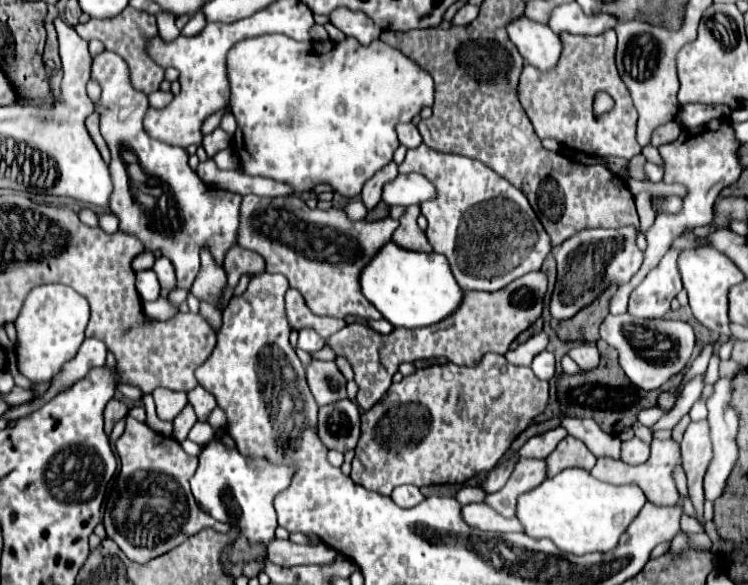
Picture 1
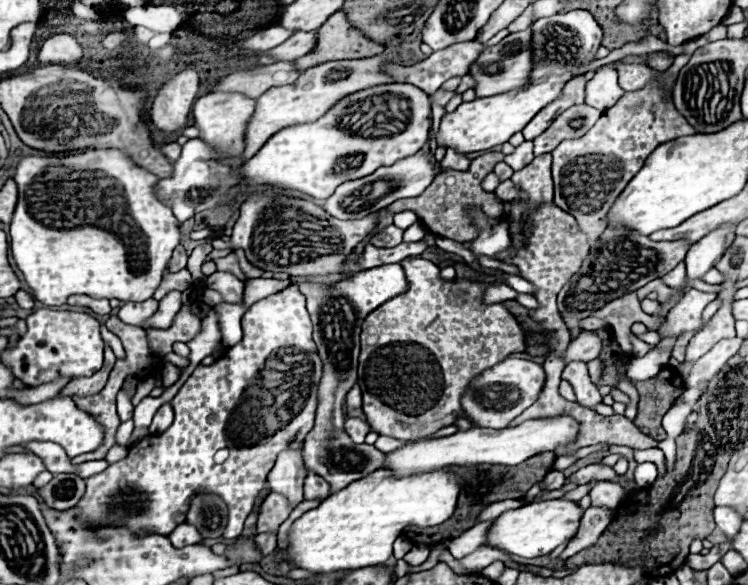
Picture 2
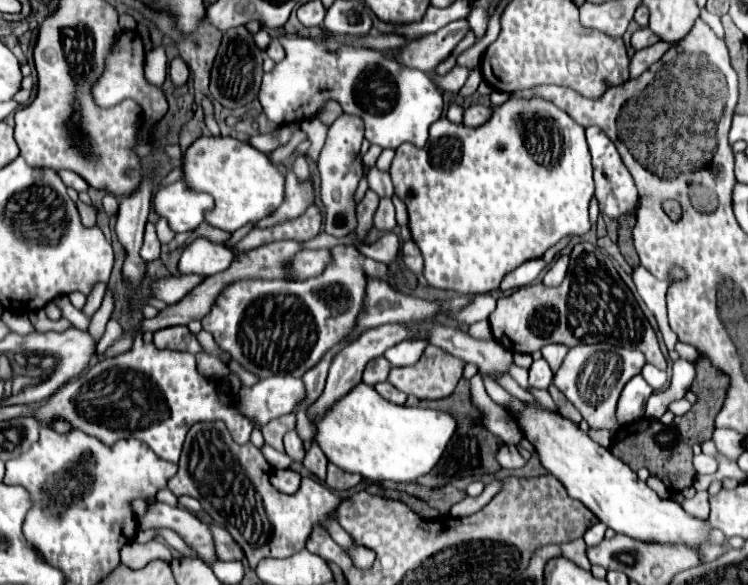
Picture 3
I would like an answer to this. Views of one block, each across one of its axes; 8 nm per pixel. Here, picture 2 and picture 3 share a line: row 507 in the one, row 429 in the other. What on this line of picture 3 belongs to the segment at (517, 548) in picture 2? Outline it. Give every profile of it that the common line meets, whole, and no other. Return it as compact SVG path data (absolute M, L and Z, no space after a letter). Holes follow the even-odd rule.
M526 404L526 410L522 414L510 416L516 420L524 436L536 446L542 466L566 486L568 494L574 500L580 500L588 510L596 514L600 522L604 522L614 532L652 544L684 544L686 548L692 548L700 554L702 564L718 560L718 556L728 550L726 544L710 544L712 526L708 520L698 520L684 512L678 502L660 498L646 486L646 482L638 480L636 472L632 472L622 460L612 456L608 448L596 444L568 418L562 418L548 410L536 410L530 404Z

